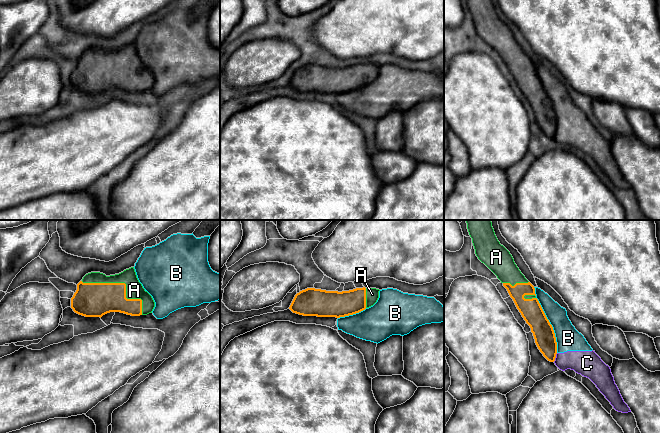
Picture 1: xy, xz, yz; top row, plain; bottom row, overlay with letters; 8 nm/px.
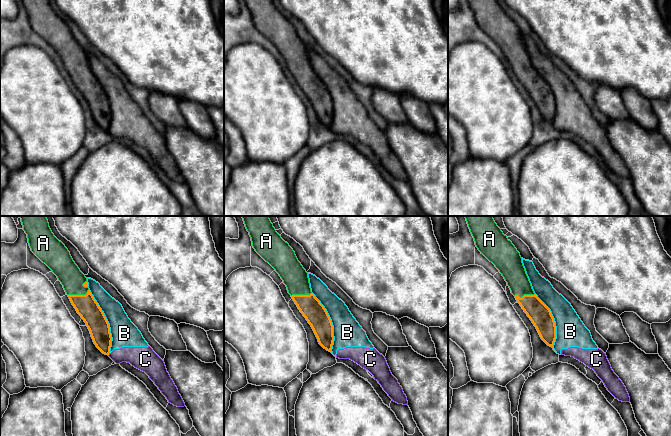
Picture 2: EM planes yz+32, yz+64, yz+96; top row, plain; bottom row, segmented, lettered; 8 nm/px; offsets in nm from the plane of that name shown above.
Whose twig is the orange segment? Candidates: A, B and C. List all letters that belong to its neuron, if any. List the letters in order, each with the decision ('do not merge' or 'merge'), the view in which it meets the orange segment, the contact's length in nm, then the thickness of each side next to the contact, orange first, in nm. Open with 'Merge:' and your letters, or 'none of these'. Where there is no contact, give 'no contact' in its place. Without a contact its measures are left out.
Merge: A
A: merge; meets orange in xy; contact 550 nm long; 260 nm thick on the orange side, 140 nm on the other
B: do not merge; meets orange in yz; contact 480 nm long; 170 nm thick on the orange side, 190 nm on the other
C: do not merge; meets orange in yz; contact 80 nm long; 170 nm thick on the orange side, 190 nm on the other

